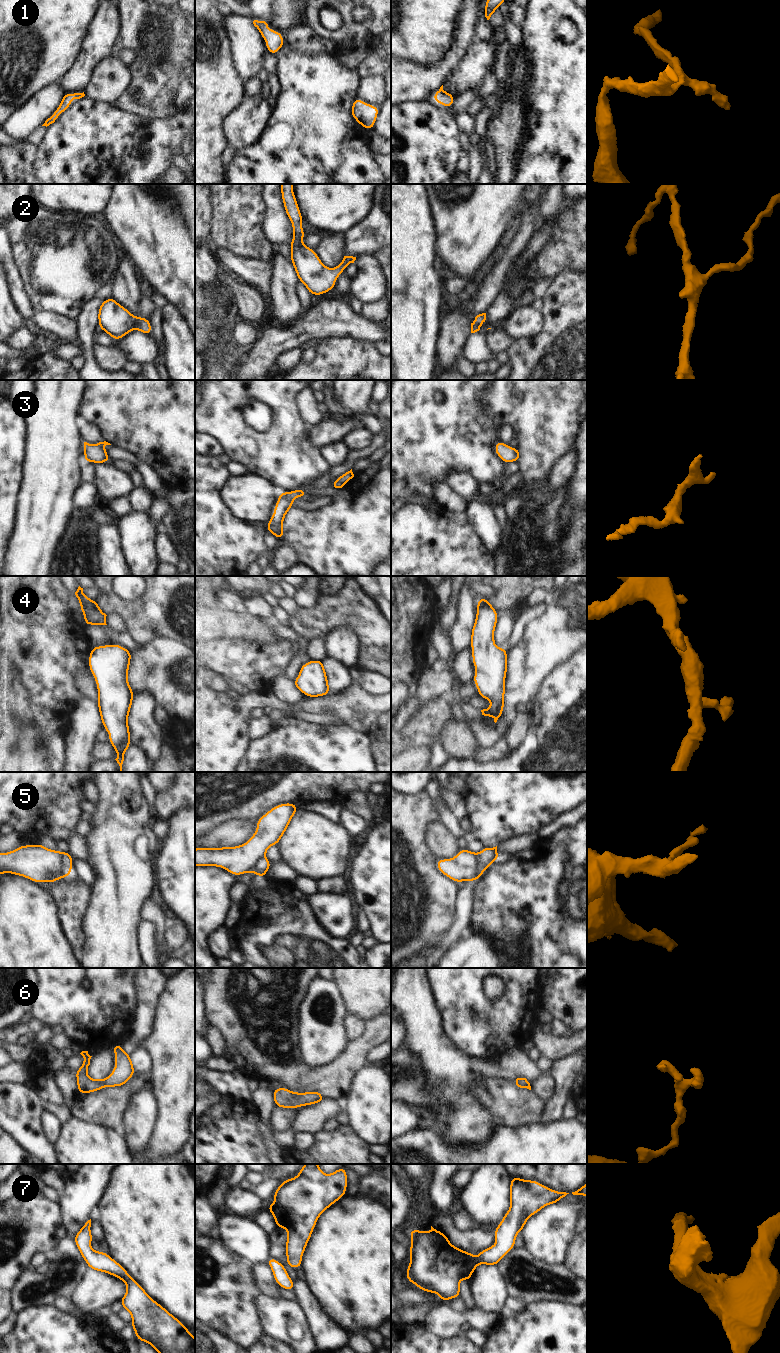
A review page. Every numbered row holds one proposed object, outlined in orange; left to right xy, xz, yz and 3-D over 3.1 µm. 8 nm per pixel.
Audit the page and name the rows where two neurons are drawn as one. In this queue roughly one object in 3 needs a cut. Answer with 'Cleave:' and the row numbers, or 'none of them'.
Cleave: 5.

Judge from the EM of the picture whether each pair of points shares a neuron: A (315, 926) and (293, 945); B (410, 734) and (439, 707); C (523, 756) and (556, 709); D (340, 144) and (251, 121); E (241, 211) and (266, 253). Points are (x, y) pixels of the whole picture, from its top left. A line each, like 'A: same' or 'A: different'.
A: same
B: same
C: same
D: different
E: same

